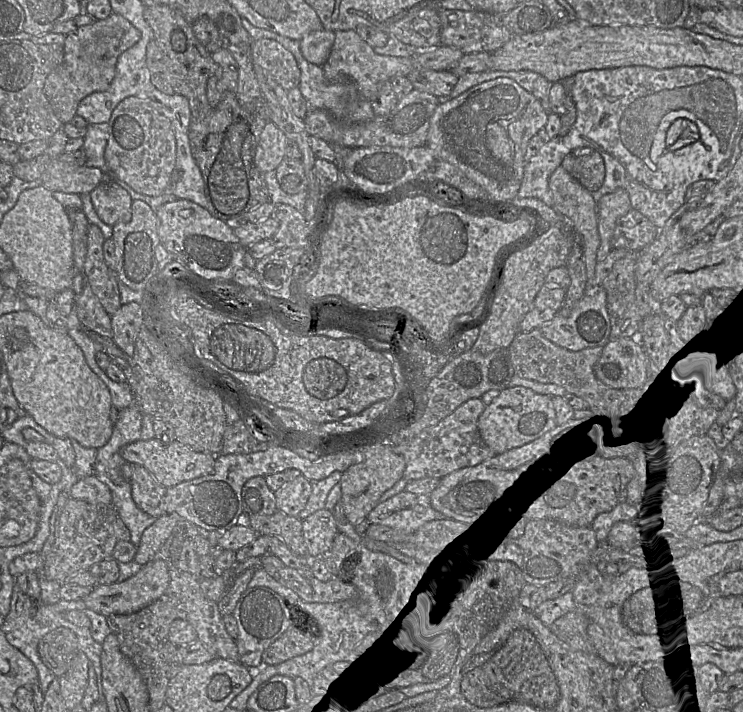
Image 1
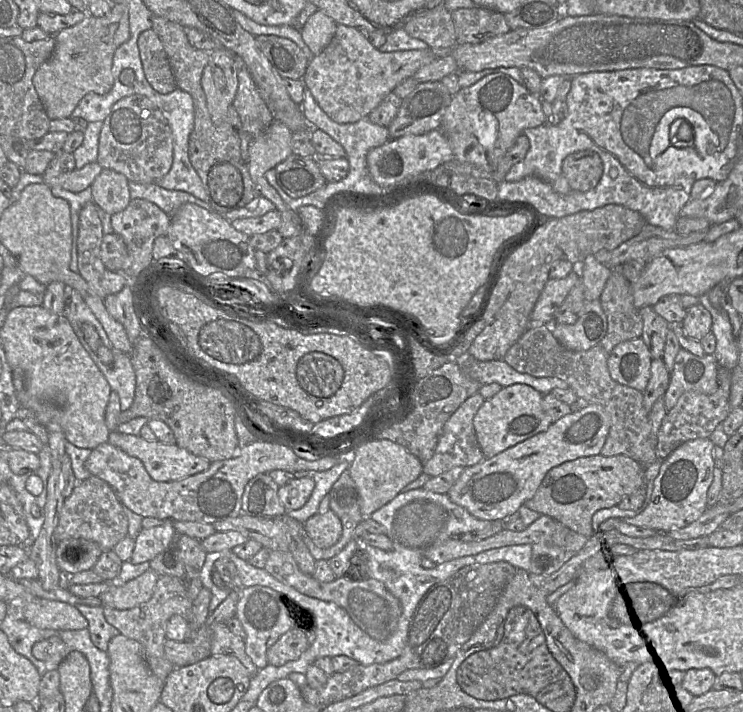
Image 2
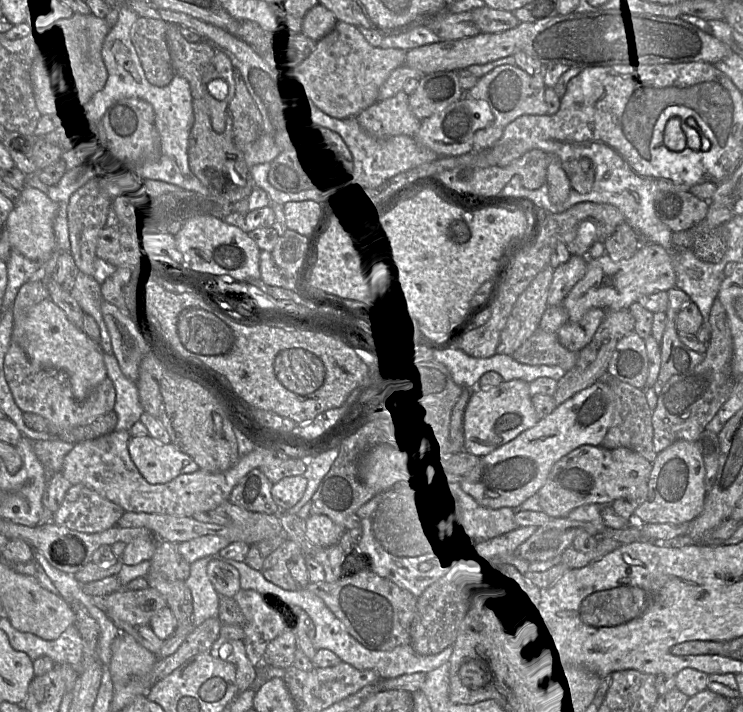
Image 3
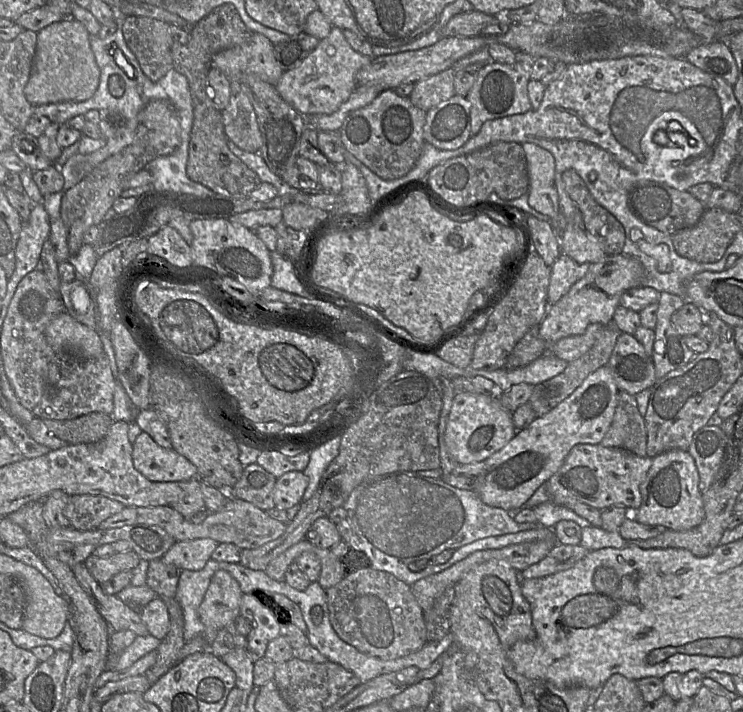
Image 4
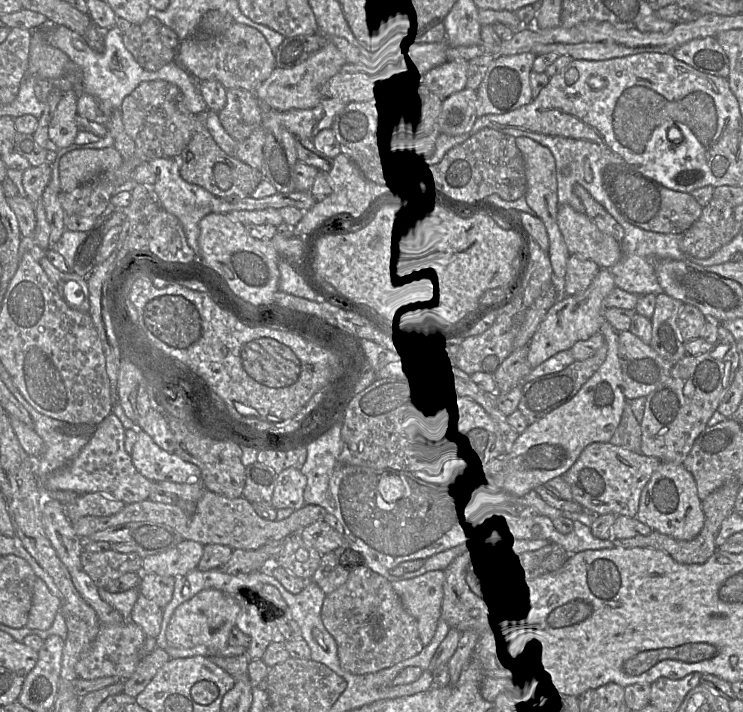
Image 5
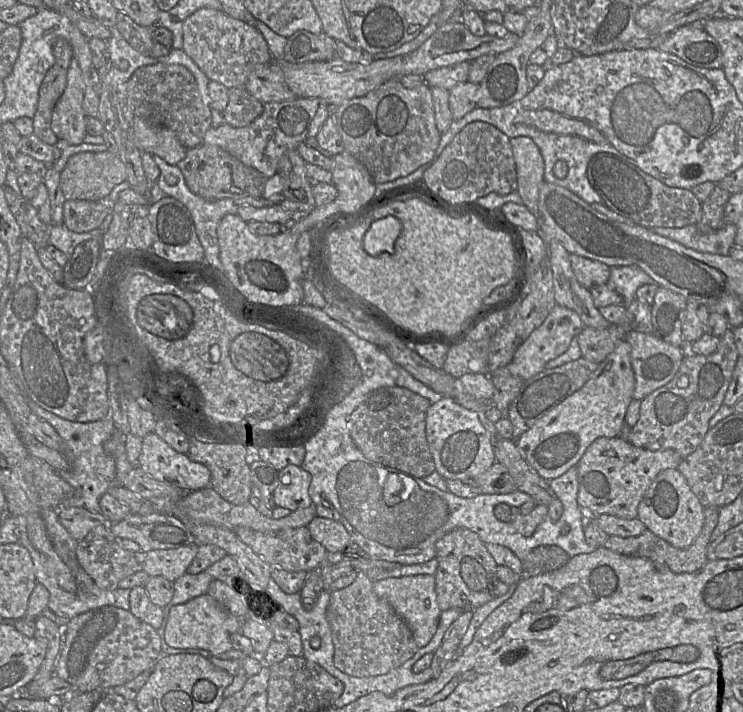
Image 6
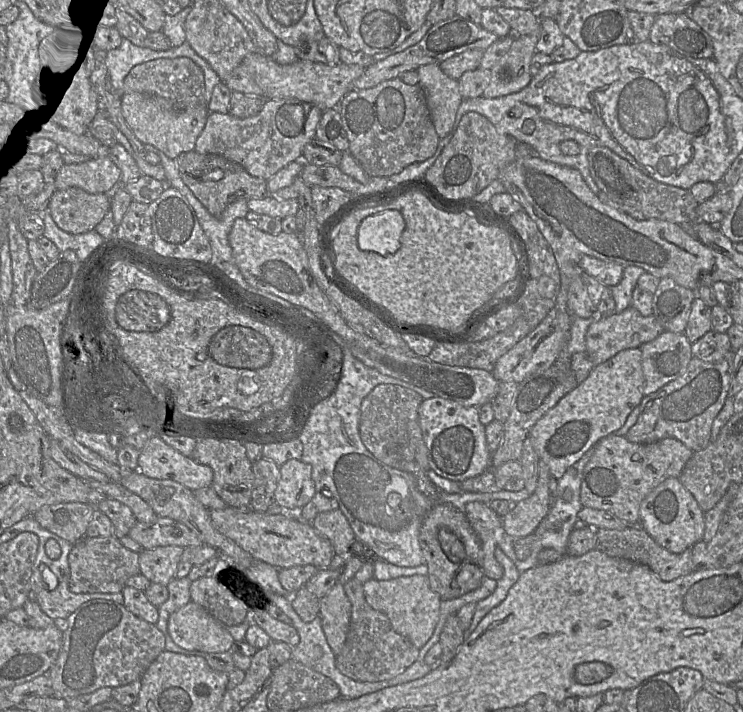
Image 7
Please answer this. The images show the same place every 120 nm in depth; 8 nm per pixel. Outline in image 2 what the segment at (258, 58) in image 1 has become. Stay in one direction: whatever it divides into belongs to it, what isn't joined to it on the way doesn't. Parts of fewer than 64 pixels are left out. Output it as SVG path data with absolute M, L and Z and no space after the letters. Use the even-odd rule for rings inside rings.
M260 35L256 37L256 42L282 78L303 79L309 59L292 40L276 35Z

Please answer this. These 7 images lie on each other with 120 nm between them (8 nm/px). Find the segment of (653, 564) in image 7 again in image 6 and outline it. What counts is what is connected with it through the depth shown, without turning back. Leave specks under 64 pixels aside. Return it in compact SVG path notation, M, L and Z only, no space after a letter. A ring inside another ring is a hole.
M721 507L705 508L705 522L702 531L688 548L676 548L666 540L654 534L649 529L646 529L642 534L636 537L621 537L610 535L604 543L604 547L626 556L649 558L655 563L667 567L674 573L695 572L701 569L708 562L707 548L711 541L711 535L718 523L719 508Z

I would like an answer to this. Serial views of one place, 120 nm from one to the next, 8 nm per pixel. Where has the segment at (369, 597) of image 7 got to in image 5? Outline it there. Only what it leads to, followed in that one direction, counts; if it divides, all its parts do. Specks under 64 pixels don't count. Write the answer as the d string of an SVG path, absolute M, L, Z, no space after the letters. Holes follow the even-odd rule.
M440 570L391 583L405 610L417 621L423 646L433 639L442 617L444 579L445 574Z

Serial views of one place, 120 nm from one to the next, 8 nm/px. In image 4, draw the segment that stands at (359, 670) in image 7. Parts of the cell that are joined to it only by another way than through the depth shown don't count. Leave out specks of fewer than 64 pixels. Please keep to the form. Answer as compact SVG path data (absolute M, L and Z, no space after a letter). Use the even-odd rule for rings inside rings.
M371 567L359 569L325 590L330 623L345 643L383 660L393 660L422 649L428 642L423 610L411 586L388 572Z

